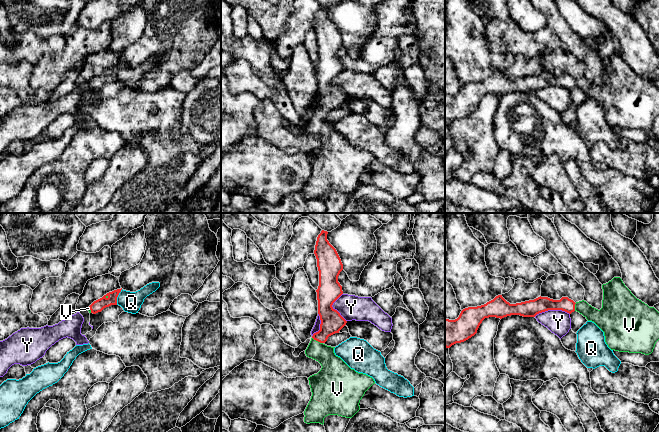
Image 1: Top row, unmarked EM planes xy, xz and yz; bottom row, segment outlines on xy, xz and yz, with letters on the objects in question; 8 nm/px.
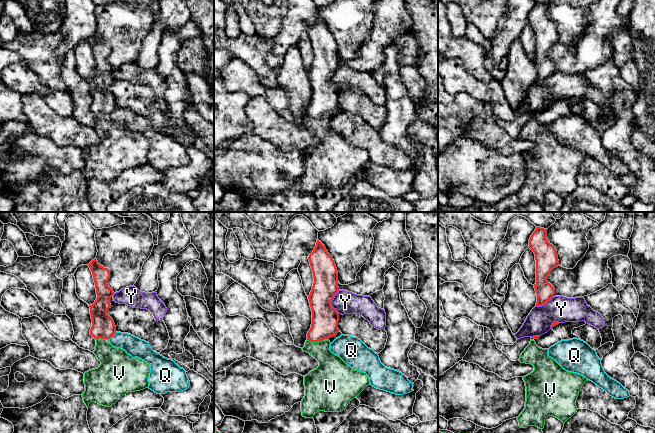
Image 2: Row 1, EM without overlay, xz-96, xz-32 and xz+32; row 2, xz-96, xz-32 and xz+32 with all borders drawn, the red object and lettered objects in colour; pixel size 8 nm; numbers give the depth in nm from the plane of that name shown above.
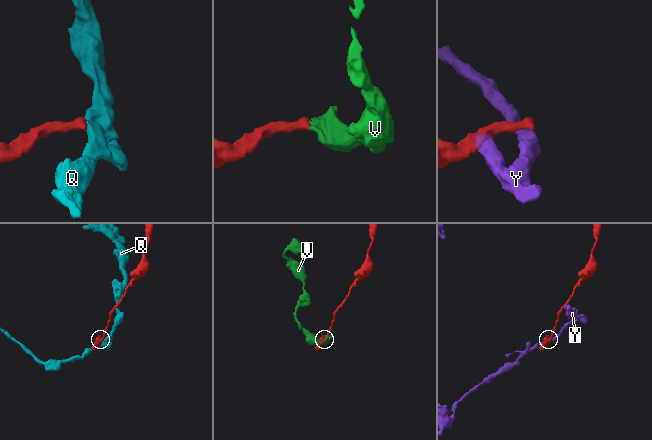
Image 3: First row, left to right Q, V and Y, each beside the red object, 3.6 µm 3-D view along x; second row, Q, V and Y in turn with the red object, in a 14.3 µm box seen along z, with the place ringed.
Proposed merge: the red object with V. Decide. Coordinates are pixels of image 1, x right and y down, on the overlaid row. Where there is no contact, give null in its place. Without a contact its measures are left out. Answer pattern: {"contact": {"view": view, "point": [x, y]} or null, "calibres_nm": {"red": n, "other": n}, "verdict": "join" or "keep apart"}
{"contact": {"view": "xz", "point": [317, 340]}, "calibres_nm": {"red": 180, "other": 180}, "verdict": "join"}

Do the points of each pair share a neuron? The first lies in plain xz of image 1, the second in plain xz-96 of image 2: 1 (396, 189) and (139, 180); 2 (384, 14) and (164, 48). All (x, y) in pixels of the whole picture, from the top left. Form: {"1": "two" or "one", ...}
{"1": "two", "2": "two"}

